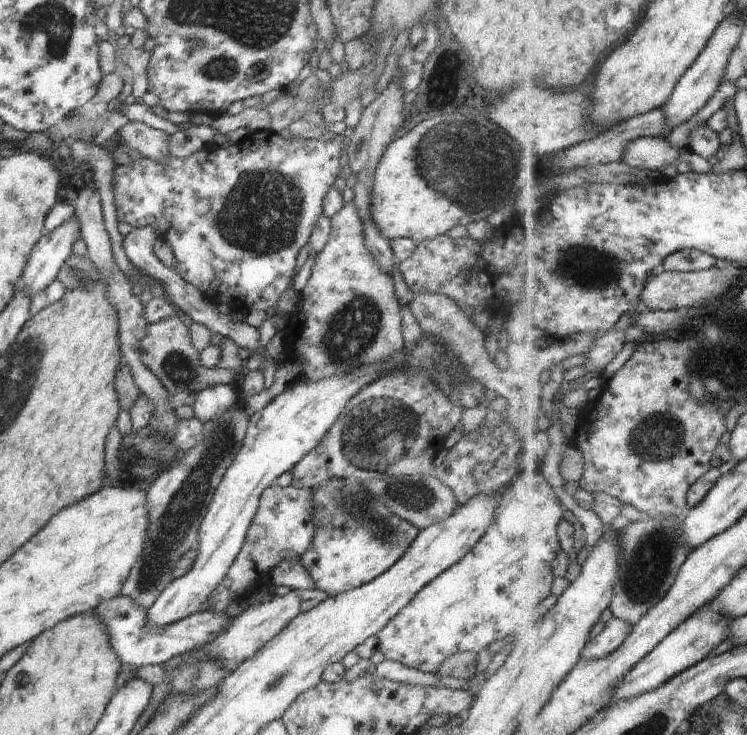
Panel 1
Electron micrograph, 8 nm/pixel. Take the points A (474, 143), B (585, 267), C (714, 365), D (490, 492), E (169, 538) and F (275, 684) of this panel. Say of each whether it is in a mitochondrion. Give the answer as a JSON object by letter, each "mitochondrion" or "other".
{"A":"mitochondrion","B":"mitochondrion","C":"mitochondrion","D":"other","E":"mitochondrion","F":"mitochondrion"}

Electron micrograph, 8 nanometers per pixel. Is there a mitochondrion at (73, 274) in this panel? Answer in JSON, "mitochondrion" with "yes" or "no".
{"mitochondrion":"yes"}

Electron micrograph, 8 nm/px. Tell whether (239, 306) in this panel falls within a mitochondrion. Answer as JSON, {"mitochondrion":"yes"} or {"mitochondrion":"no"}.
{"mitochondrion":"no"}

